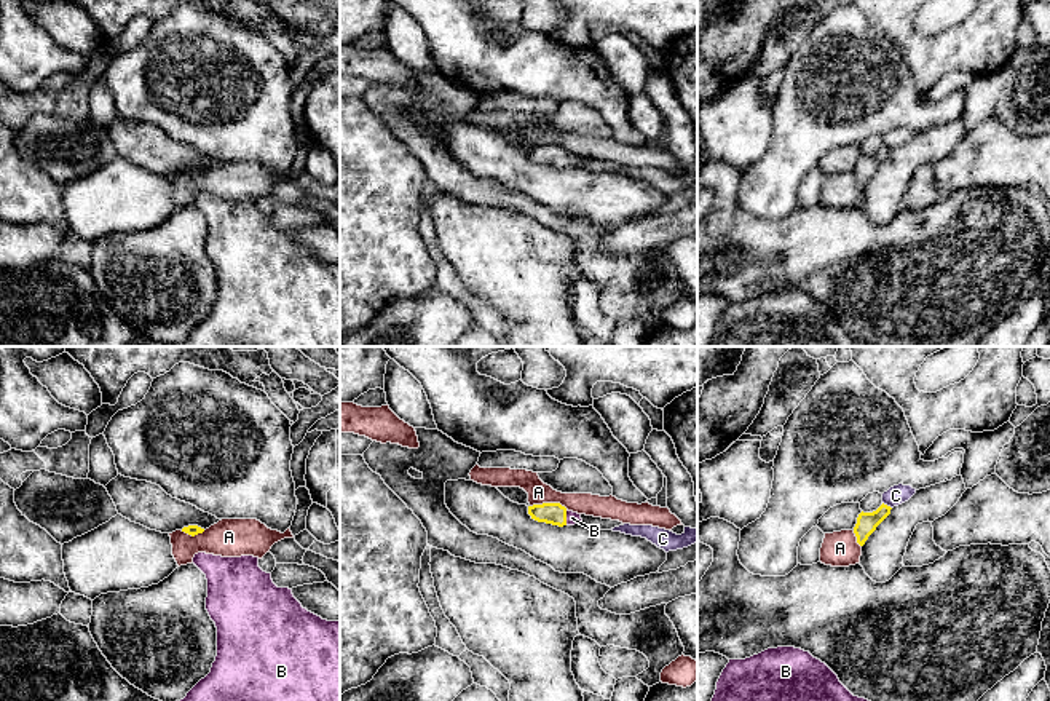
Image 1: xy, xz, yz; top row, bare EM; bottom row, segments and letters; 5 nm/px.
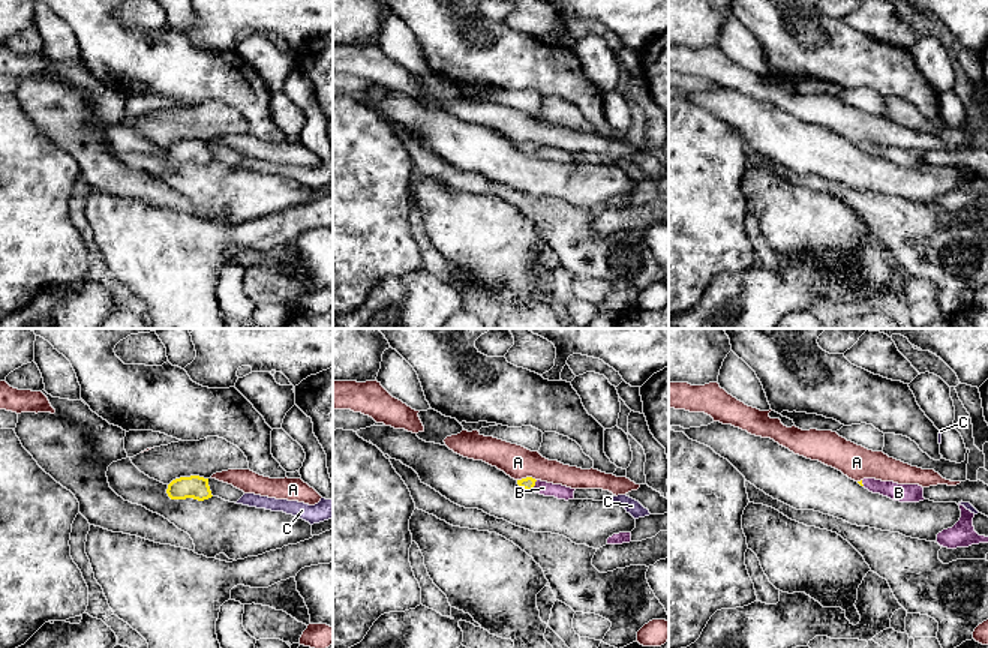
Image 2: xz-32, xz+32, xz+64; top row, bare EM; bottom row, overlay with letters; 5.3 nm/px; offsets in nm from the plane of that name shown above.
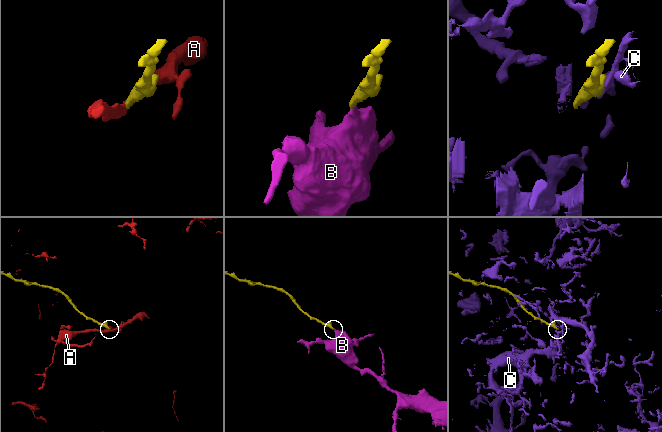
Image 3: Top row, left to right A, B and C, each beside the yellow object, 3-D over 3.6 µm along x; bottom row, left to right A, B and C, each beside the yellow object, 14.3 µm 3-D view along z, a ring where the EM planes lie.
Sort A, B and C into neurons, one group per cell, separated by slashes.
A / B / C

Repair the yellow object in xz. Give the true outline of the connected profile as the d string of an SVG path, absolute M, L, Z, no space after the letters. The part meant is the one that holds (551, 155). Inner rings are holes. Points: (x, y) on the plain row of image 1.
M543 145L528 149L528 156L538 164L546 164L552 168L582 168L581 156L568 153L560 145Z

